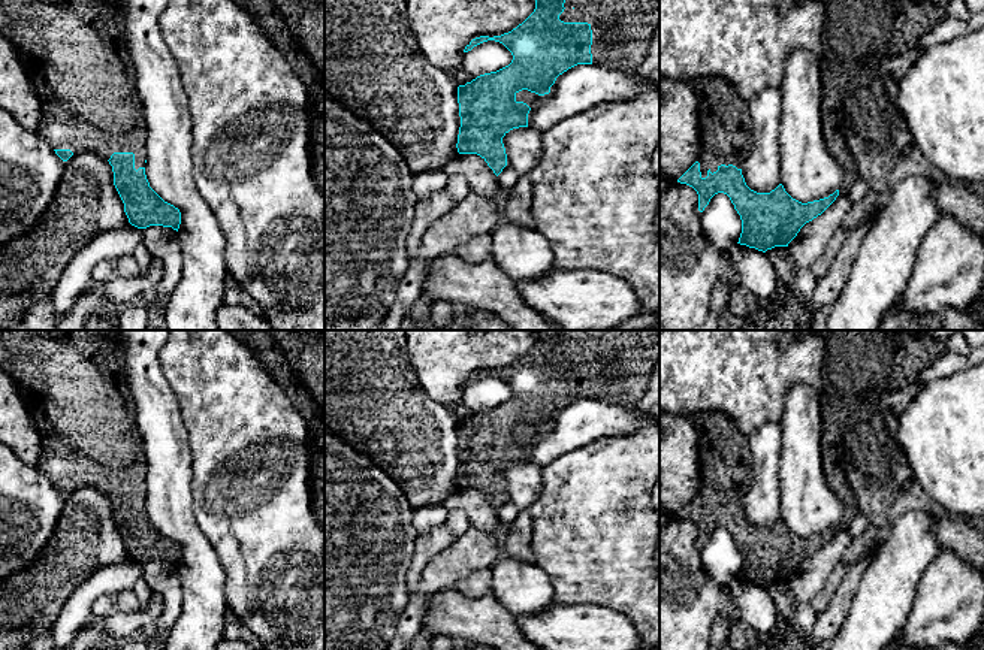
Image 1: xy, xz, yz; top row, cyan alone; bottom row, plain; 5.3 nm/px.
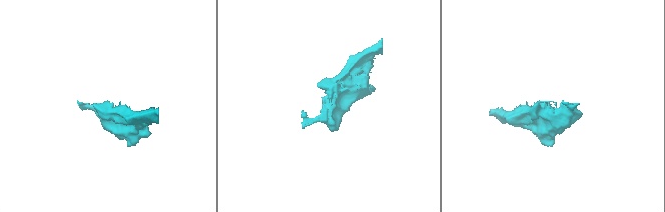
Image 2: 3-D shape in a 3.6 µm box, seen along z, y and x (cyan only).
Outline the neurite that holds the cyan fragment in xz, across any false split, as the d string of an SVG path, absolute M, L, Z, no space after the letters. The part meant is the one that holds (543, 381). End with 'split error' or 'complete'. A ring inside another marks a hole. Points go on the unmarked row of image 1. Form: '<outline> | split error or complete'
M532 330L535 335L534 347L516 363L501 371L480 371L473 374L464 384L471 386L474 381L495 375L502 378L513 390L508 400L477 411L471 417L458 421L458 438L461 462L458 469L459 489L477 489L498 511L507 501L507 489L502 472L513 463L528 462L528 448L531 442L516 435L516 429L528 424L538 430L550 427L556 412L577 399L597 399L622 408L637 408L643 399L652 371L659 362L659 330ZM613 366L621 372L618 381L610 381L603 375L603 369Z | split error

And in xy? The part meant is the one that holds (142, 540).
M0 330L0 341L10 353L1 369L22 386L30 402L43 442L39 466L55 489L63 496L81 487L108 495L129 557L138 563L163 560L178 566L179 544L164 536L145 510L145 448L118 345L105 330Z | split error

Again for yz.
M698 412L691 420L700 445L703 484L677 517L697 526L700 547L715 529L730 532L742 554L737 578L763 587L788 581L806 557L836 535L839 524L808 538L793 533L782 519L770 527L751 524L740 504L752 477L748 436L721 412Z | split error

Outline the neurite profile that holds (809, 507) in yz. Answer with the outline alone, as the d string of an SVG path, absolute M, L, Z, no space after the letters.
M796 383L788 387L781 430L781 519L793 533L802 538L828 532L840 523L845 504L833 493L824 474L821 402L811 386Z

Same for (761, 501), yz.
M764 423L748 436L751 450L751 486L742 498L746 520L757 527L770 527L781 519L781 424Z

